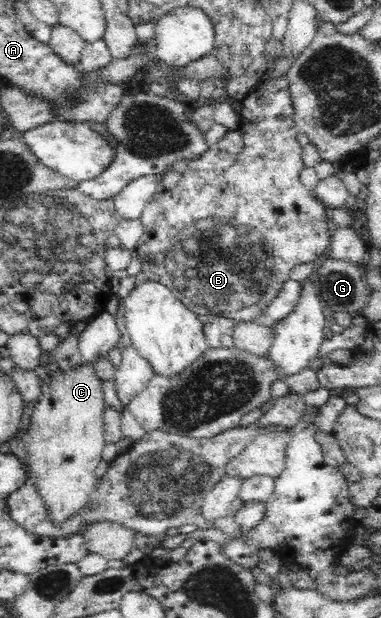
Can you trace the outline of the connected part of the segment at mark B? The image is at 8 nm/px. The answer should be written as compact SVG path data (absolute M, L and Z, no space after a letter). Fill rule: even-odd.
M286 74L267 78L264 84L257 86L254 91L250 91L240 102L241 111L238 130L241 132L245 148L239 154L231 154L215 147L209 147L196 160L190 161L181 179L179 179L179 183L169 191L156 193L151 203L145 206L140 217L144 233L135 250L142 262L142 271L145 275L171 289L176 294L176 298L180 299L188 308L197 310L199 314L222 315L236 322L255 322L257 318L265 313L269 303L279 295L283 283L291 279L289 273L297 265L319 261L325 257L331 241L329 225L327 224L330 210L317 200L300 180L300 173L302 169L305 169L305 165L301 160L302 147L297 140L298 131L293 121L293 101ZM148 255L155 255L159 264L154 266L150 264Z

